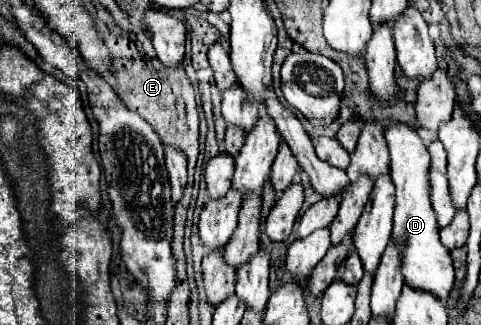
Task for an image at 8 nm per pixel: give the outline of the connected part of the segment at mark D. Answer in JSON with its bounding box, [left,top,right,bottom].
[385,121,455,299]

